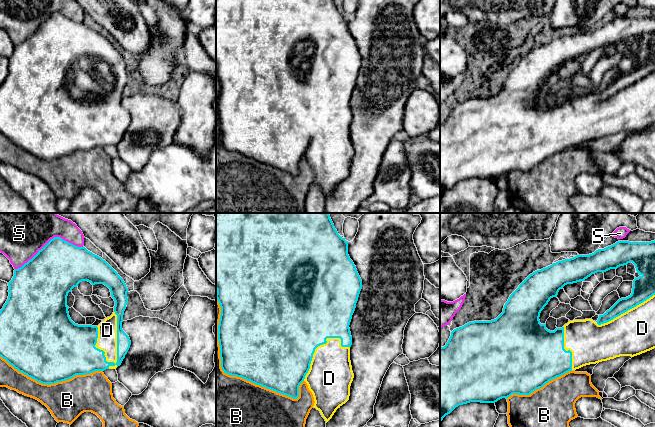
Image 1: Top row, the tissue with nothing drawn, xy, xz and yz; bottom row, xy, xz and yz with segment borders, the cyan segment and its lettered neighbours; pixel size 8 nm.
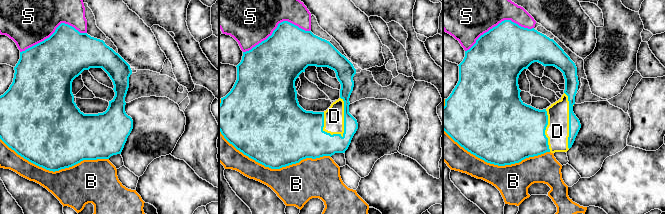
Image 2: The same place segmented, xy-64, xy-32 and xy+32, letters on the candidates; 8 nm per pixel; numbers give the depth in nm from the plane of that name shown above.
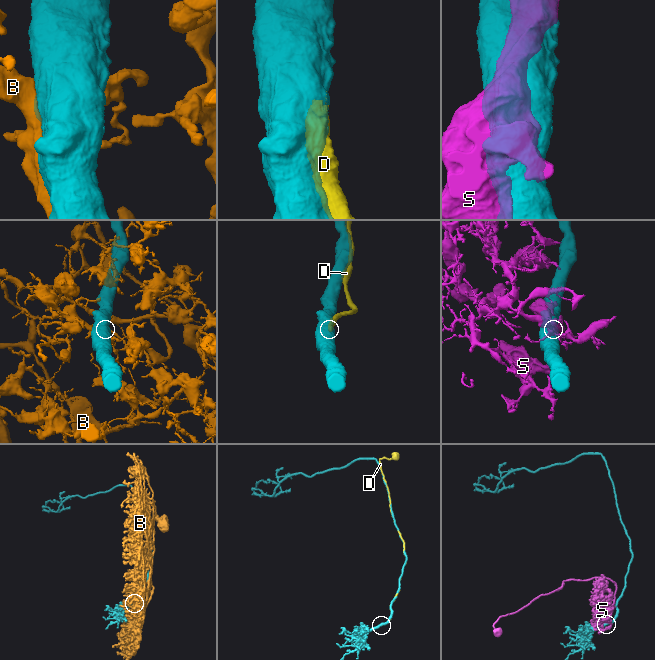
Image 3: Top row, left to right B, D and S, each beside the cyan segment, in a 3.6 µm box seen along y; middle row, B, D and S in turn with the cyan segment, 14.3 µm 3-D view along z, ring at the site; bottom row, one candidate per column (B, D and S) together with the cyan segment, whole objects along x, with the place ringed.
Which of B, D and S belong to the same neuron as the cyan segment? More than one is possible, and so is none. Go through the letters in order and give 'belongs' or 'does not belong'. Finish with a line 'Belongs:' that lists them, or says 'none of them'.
B: does not belong
D: belongs
S: does not belong
Belongs: D

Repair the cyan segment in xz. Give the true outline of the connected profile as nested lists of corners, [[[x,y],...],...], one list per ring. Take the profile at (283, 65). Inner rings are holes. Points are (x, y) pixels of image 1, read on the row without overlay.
[[[216,0],[216,75],[221,83],[218,116],[222,146],[293,175],[299,173],[299,162],[305,157],[314,173],[313,183],[320,187],[326,199],[349,176],[354,154],[350,137],[352,112],[349,101],[362,65],[362,56],[348,31],[348,19],[338,10],[334,0]]]

